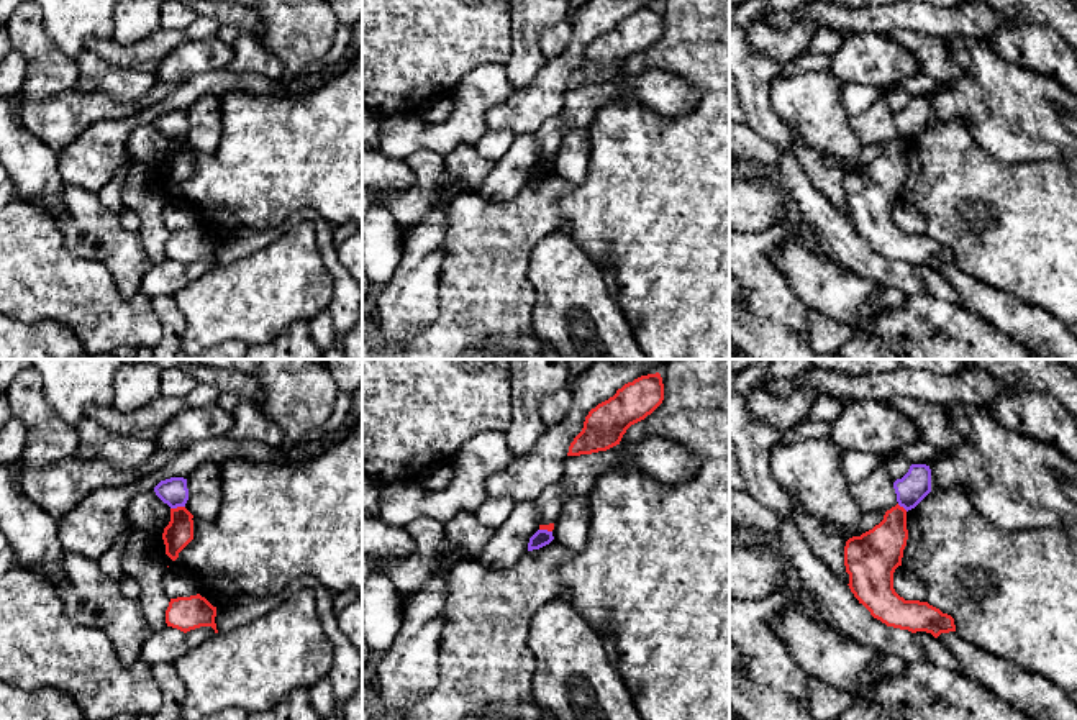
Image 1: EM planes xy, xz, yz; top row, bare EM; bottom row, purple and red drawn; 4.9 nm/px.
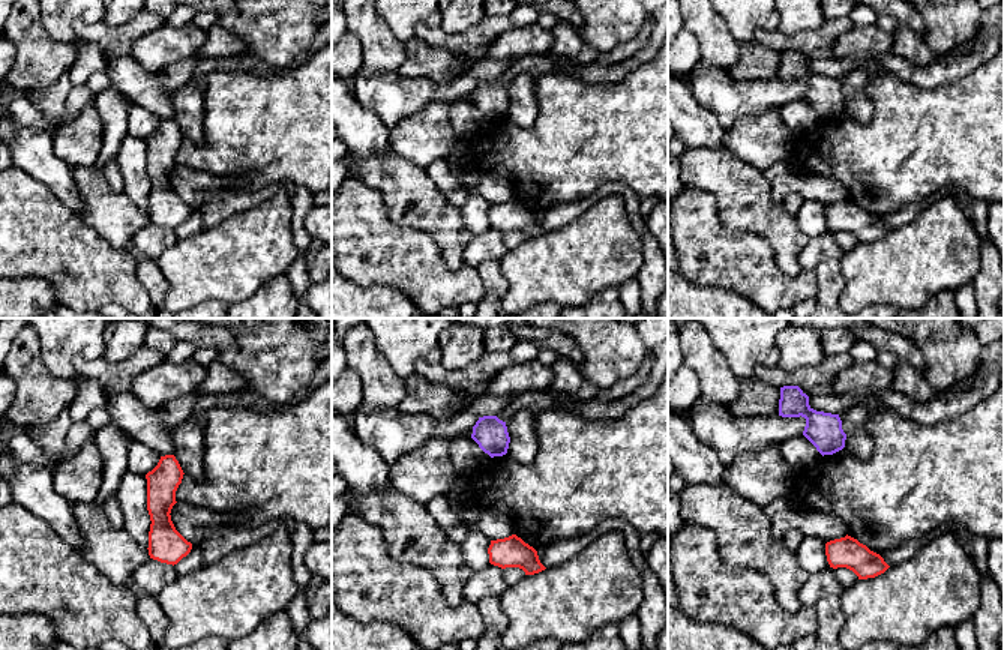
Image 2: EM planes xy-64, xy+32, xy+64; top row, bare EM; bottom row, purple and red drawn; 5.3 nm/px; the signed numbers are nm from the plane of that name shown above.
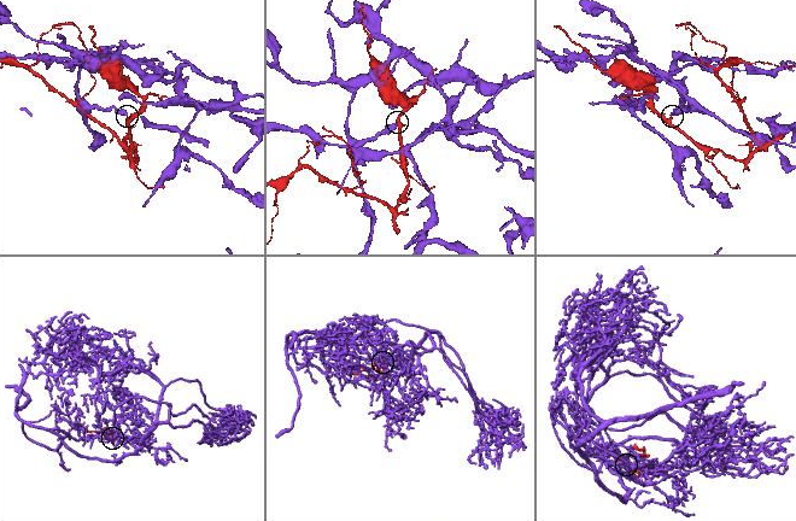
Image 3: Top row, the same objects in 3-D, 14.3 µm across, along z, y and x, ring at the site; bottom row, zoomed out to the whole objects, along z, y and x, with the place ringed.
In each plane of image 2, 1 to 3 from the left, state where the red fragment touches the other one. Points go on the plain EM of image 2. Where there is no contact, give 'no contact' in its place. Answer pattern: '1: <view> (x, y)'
1: no contact
2: no contact
3: no contact

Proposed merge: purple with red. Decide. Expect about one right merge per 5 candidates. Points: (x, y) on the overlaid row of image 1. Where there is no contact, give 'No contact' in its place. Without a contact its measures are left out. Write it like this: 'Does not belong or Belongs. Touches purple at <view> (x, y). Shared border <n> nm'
Does not belong. Touches purple at xy (177, 505). Shared border 70 nm

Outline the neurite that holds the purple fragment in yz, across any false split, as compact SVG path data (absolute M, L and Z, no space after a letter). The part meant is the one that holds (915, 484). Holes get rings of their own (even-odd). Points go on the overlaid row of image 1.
M911 464L908 472L893 482L897 502L907 512L915 508L931 492L931 469L926 464Z

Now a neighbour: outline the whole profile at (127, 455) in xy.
M87 415L75 425L80 443L74 453L82 461L103 459L116 469L130 472L146 464L156 444L139 438L126 438L98 426Z

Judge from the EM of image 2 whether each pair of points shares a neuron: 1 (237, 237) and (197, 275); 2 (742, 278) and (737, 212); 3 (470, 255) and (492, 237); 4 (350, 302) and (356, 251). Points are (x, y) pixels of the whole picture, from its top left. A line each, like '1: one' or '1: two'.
1: one
2: two
3: one
4: two

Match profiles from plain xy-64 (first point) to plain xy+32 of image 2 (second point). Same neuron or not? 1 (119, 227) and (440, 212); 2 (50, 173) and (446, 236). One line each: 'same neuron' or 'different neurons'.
1: same neuron
2: different neurons

